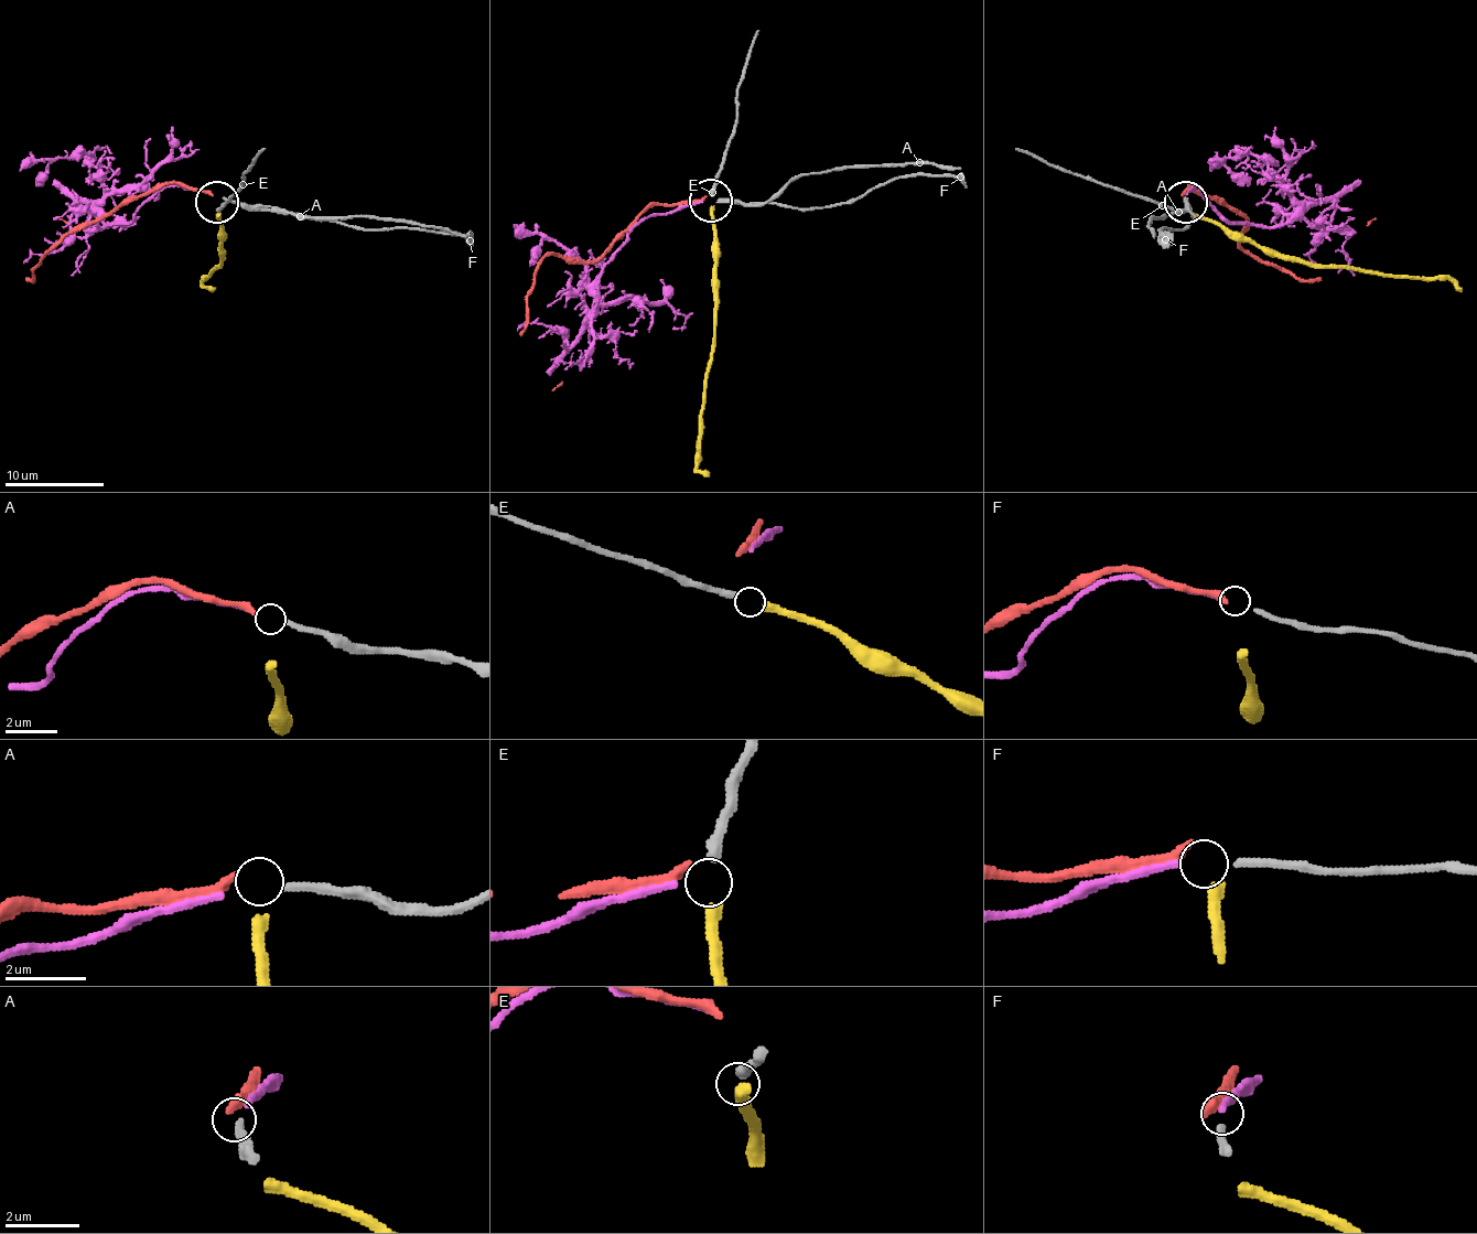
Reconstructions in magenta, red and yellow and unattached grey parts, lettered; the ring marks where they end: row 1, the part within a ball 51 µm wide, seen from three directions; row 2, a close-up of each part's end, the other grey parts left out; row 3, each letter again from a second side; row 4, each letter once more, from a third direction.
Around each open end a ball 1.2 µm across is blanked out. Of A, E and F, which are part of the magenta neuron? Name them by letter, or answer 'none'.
F

